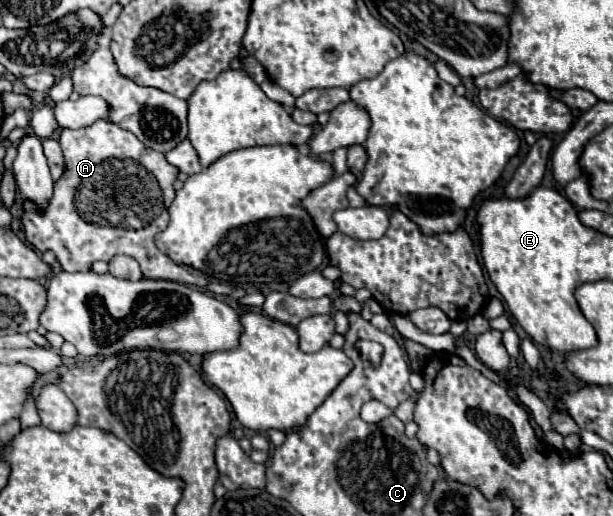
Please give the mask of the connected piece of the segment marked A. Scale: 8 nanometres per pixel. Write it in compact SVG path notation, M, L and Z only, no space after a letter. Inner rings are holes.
M97 121L77 131L63 129L59 143L65 155L65 175L55 183L53 199L45 213L37 213L33 203L25 203L23 229L37 251L53 251L65 271L89 271L99 259L131 255L147 279L167 279L199 289L207 285L201 273L177 265L155 247L153 237L167 227L173 181L179 175L179 169L169 165L163 153L151 151L133 133L111 121ZM159 177L169 177L169 185L161 185ZM163 187L169 187L171 193L163 193Z

